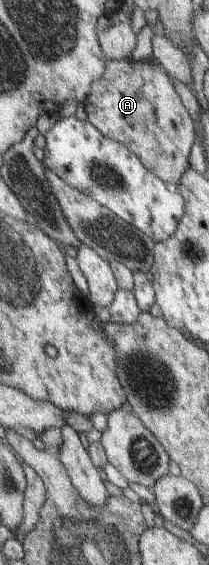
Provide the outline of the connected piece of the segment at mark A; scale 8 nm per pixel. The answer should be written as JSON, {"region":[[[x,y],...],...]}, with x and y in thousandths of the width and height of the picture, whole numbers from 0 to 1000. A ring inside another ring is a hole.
{"region":[[[718,104],[694,110],[512,110],[502,127],[483,138],[455,142],[411,175],[397,179],[416,214],[450,221],[493,242],[526,244],[603,258],[641,271],[684,292],[713,278],[742,278],[742,299],[732,306],[761,317],[856,327],[866,313],[895,303],[895,278],[923,253],[923,218],[885,189],[866,186],[837,158],[818,154],[809,133],[761,112],[742,113]]]}

